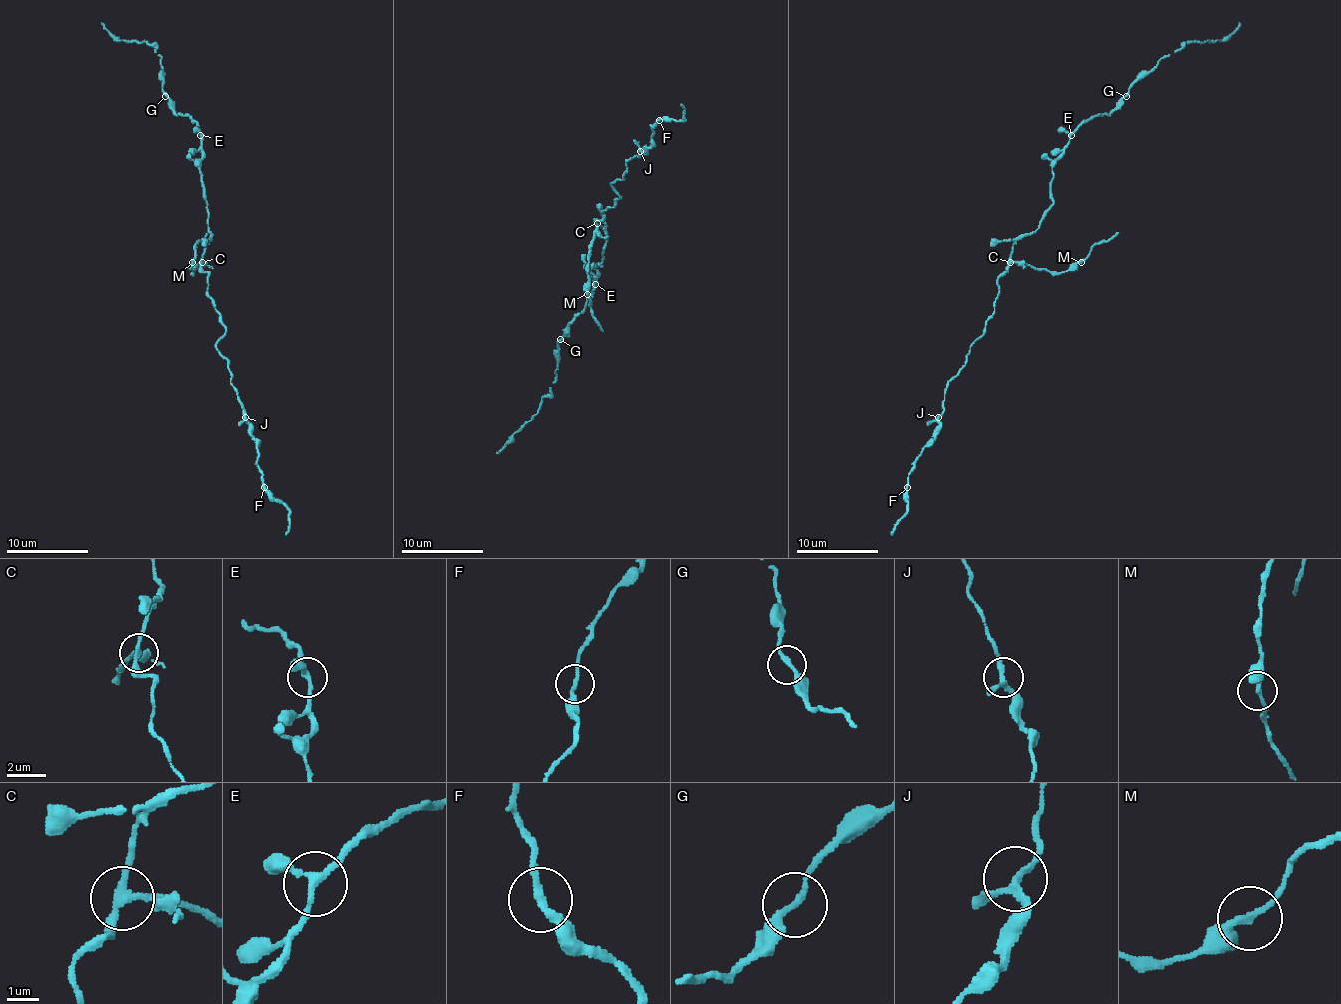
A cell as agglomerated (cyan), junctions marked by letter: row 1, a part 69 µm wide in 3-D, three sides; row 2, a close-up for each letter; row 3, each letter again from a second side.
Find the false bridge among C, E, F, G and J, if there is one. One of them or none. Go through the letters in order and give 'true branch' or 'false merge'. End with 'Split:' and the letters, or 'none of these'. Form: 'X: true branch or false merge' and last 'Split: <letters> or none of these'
C: false merge
E: true branch
F: true branch
G: true branch
J: true branch
Split: C

